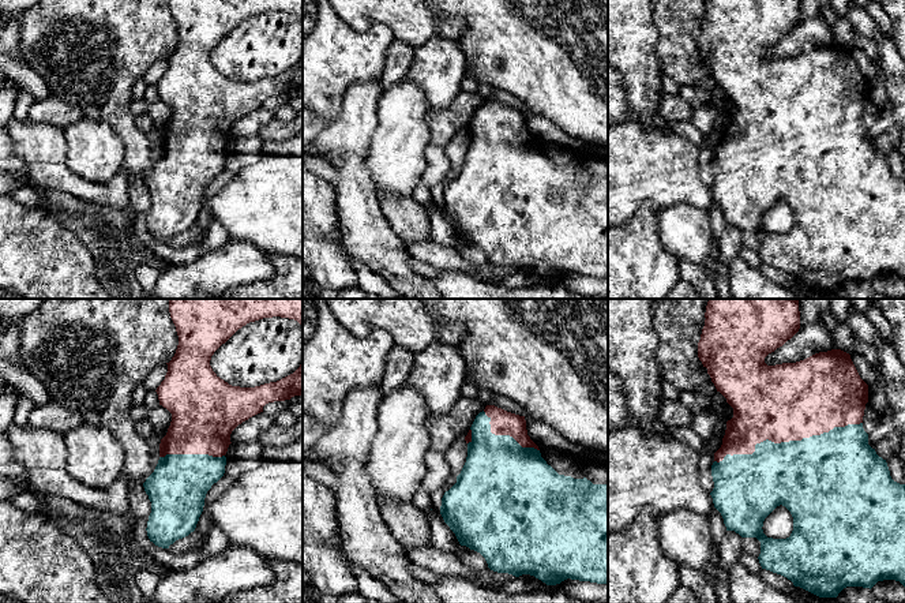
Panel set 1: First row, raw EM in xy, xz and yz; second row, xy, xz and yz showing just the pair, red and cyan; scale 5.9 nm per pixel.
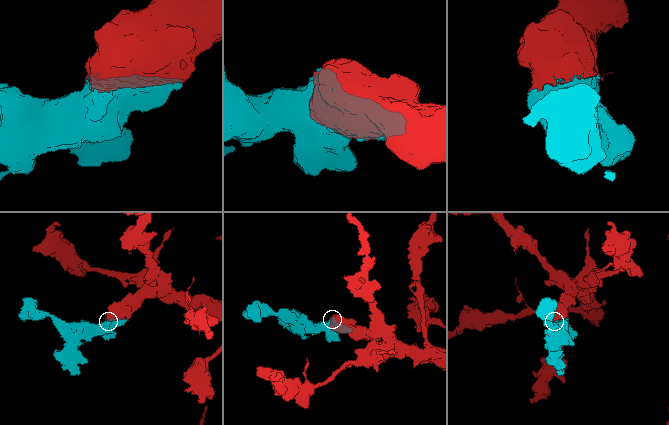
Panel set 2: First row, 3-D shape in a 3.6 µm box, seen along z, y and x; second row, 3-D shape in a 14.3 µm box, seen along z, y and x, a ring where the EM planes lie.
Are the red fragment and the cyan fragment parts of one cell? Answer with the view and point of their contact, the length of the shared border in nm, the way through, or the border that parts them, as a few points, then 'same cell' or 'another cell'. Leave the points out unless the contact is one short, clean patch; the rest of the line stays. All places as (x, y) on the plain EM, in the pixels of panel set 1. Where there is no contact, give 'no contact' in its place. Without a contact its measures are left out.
meets red in yz at (785, 135); contact 900 nm long; same cell

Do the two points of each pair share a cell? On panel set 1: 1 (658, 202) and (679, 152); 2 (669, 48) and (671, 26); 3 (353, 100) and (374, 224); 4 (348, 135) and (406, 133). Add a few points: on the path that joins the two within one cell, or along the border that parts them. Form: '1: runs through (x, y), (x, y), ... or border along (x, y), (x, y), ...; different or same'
1: runs through (660, 190), (663, 168), (667, 164); same
2: runs through (671, 42), (671, 32); same
3: runs through (352, 131), (352, 193); same
4: border along (378, 103), (378, 123), (371, 137), (365, 165); different

